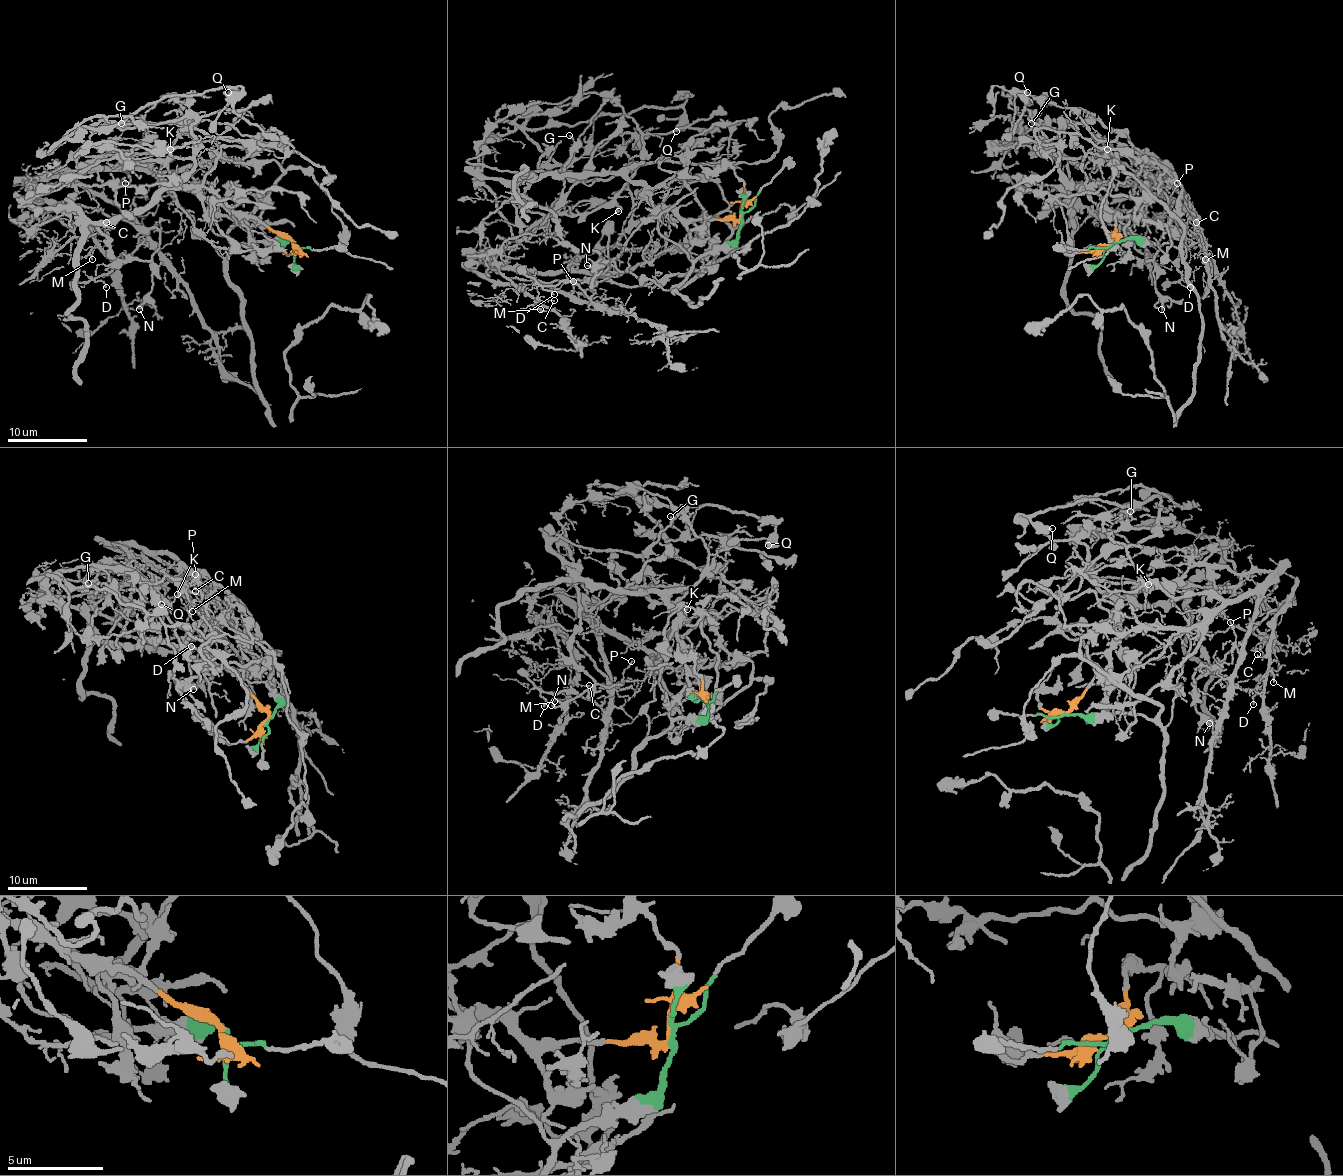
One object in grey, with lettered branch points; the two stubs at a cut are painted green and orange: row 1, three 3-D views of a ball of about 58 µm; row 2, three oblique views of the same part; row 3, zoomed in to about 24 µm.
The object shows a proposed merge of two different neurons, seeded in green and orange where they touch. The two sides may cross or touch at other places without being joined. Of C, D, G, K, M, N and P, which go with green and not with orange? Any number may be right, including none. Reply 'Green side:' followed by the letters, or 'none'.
Green side: C, D, M, P

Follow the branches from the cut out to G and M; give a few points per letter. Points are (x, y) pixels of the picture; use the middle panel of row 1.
G: (741, 216), (659, 210), (626, 173), (642, 163), (644, 139), (612, 135), (600, 147), (578, 147), (568, 135)
M: (741, 216), (701, 276), (642, 286), (465, 266), (513, 282), (540, 309)

